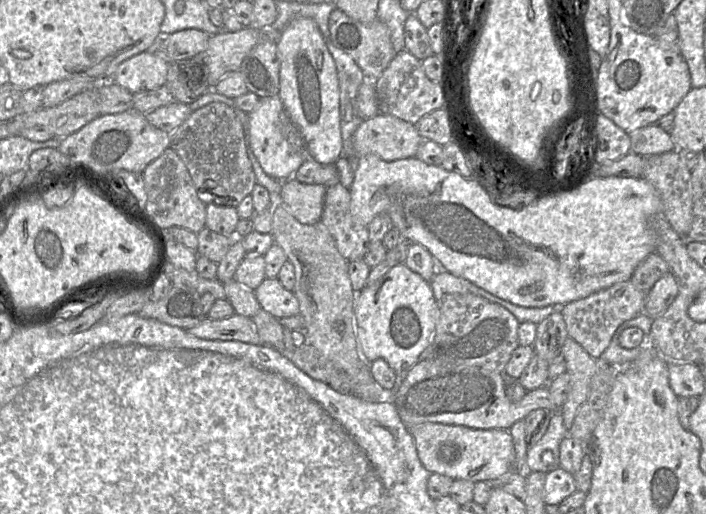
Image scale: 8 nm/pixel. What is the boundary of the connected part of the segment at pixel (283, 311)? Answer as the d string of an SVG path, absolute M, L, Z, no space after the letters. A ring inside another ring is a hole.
M265 278L254 290L261 308L277 319L299 315L299 302L293 291L283 287L277 278Z

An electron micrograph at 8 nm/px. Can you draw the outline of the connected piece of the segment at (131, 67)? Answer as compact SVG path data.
M155 51L143 52L122 62L113 74L112 80L108 82L115 82L133 94L155 90L165 85L170 64Z

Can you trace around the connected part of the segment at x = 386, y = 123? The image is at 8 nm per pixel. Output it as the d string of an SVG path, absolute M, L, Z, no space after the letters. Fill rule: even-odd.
M384 113L363 120L353 135L358 156L374 154L385 161L415 157L422 141L414 124Z

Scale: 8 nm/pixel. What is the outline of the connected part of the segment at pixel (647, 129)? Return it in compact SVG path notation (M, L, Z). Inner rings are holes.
M654 124L637 129L629 135L631 152L641 156L654 156L675 150L670 133Z

